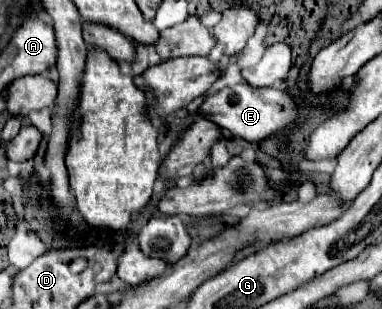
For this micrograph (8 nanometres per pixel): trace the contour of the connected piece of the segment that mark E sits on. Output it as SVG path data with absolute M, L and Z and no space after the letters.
M237 83L233 87L223 87L217 93L205 97L199 105L199 115L209 117L215 125L231 131L235 137L245 141L263 141L281 129L295 125L299 115L299 105L287 89L277 87L251 87L249 83Z

